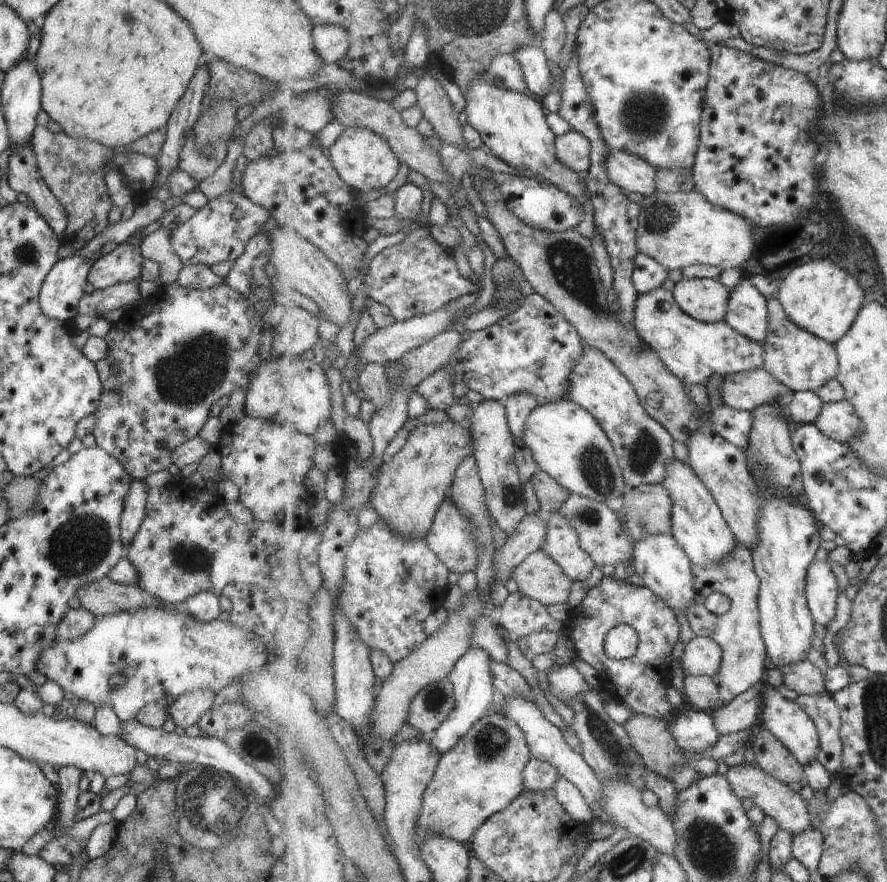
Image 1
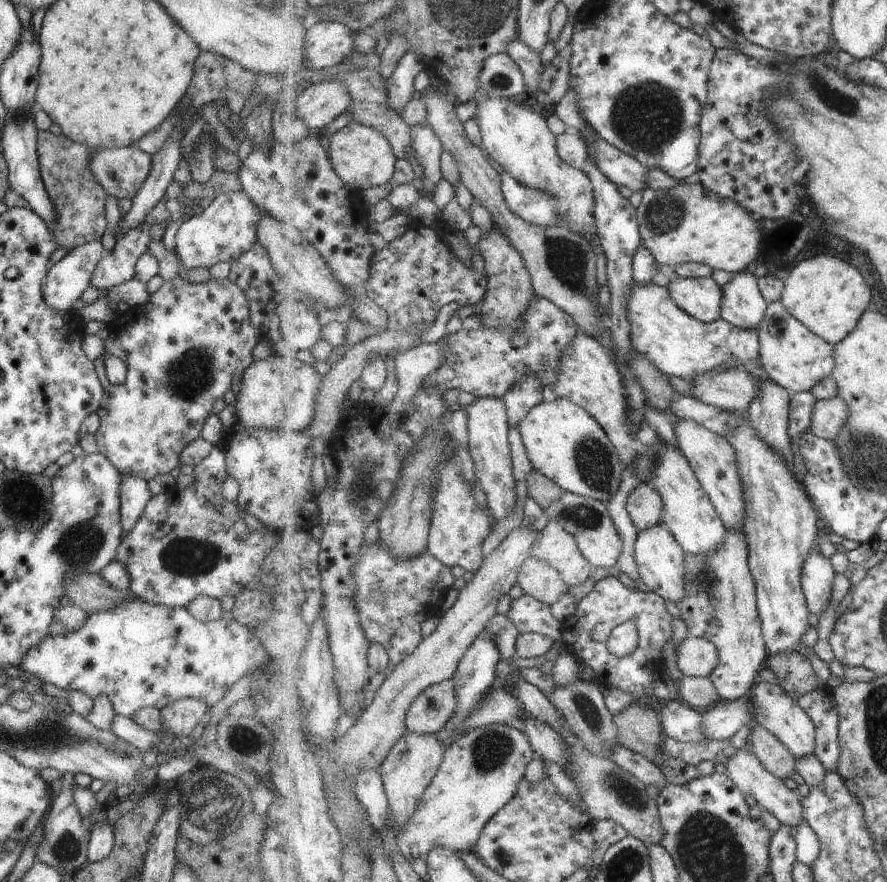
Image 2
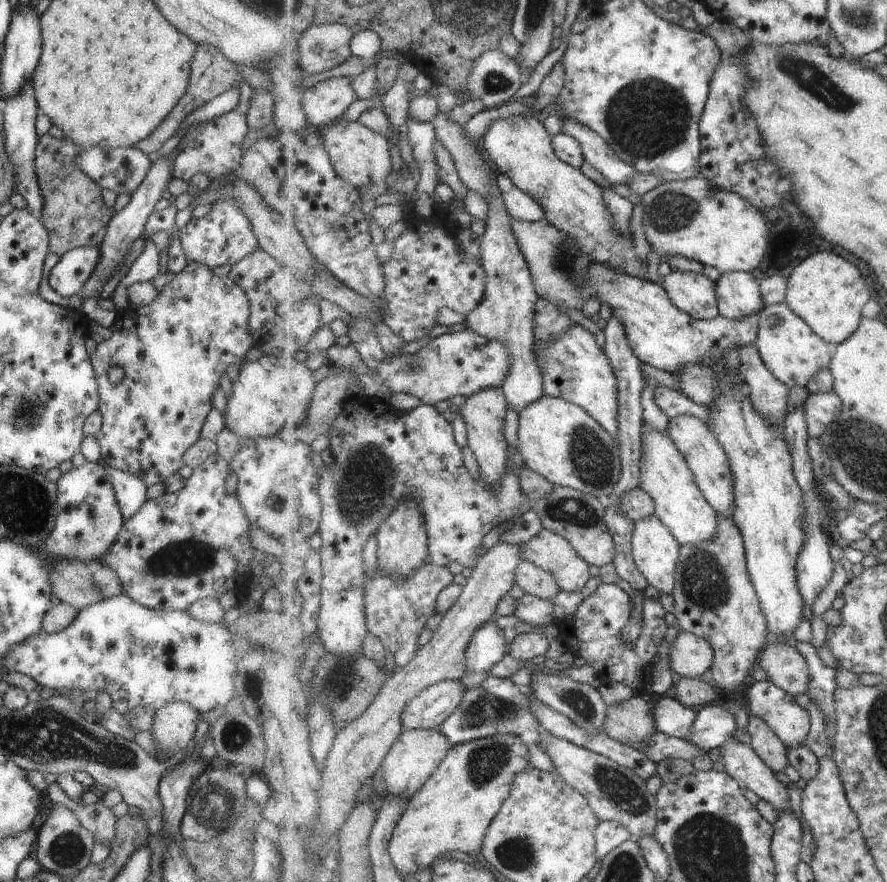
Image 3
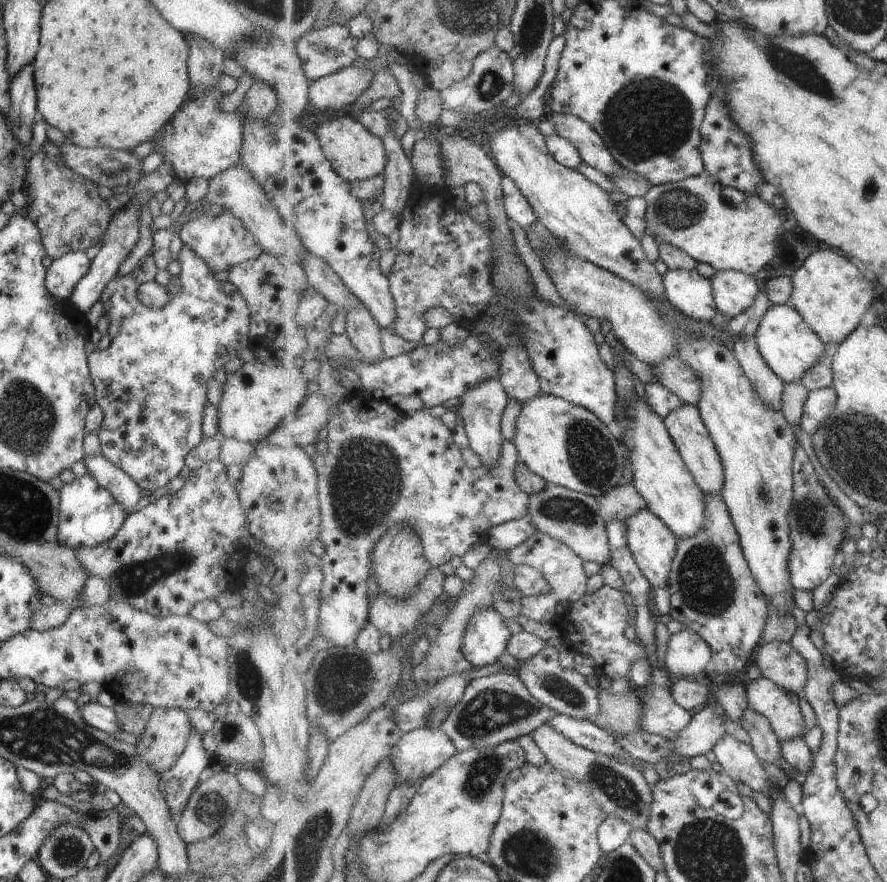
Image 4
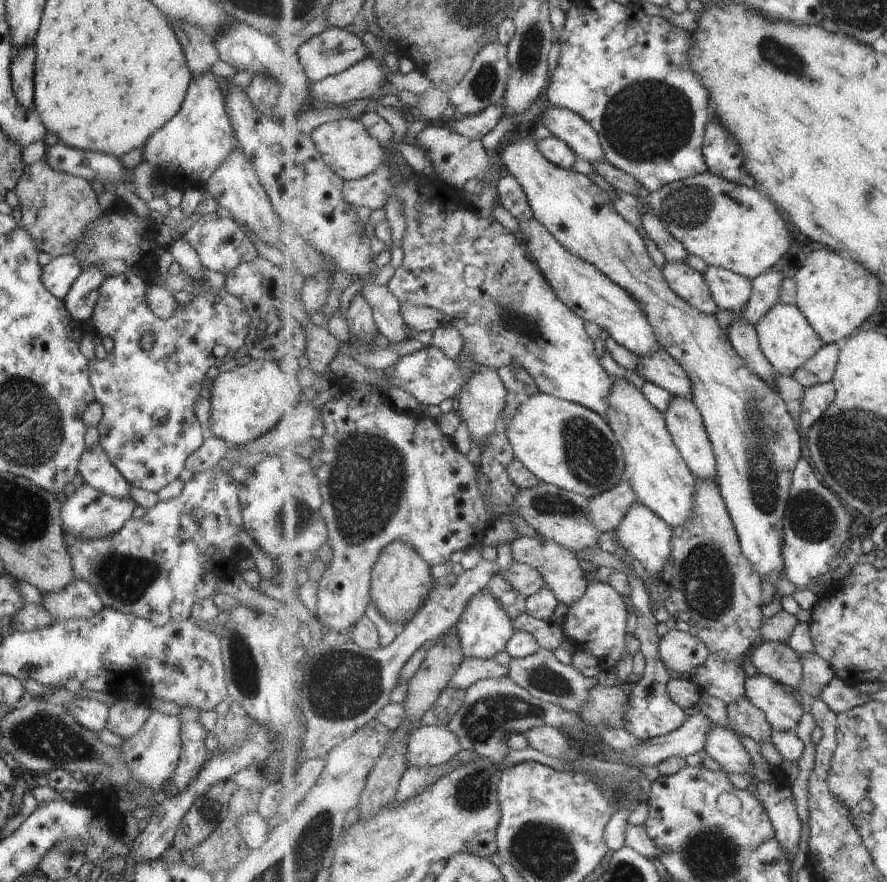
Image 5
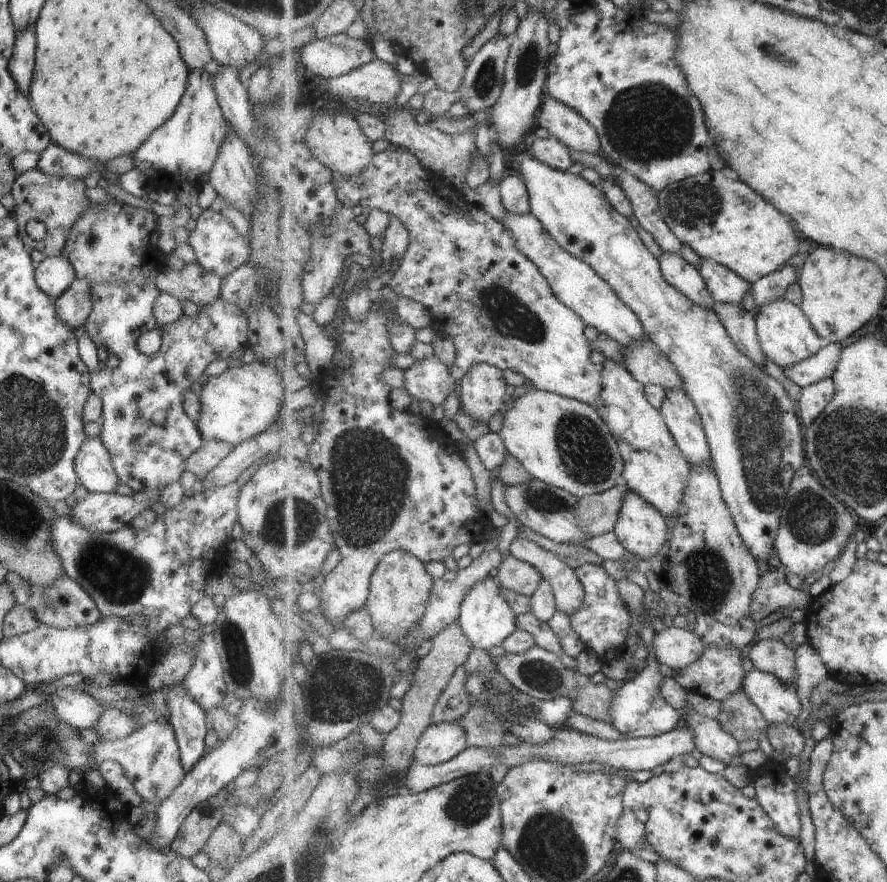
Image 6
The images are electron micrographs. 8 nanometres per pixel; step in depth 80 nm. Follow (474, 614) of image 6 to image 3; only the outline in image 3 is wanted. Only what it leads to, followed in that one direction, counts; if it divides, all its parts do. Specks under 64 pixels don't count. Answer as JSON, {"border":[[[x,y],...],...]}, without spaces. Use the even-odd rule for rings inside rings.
{"border":[[[495,620],[480,626],[466,650],[469,676],[461,680],[466,690],[478,687],[485,679],[491,677],[489,670],[495,664],[499,664],[499,660],[508,653],[507,637]]]}

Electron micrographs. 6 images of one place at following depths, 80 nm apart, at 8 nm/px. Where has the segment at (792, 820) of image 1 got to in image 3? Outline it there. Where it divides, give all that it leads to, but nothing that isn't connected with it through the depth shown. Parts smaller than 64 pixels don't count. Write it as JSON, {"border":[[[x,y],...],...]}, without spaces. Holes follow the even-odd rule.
{"border":[[[735,737],[726,740],[720,748],[723,766],[743,788],[753,791],[759,799],[773,805],[777,812],[791,811],[789,792],[777,778],[755,749],[738,741]]]}

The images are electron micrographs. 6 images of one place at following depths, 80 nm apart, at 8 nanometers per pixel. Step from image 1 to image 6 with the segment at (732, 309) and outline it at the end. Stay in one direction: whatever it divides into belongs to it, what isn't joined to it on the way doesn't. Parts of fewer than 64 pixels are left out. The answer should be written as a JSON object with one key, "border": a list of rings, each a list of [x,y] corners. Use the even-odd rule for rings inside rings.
{"border":[[[703,258],[698,270],[716,302],[741,304],[745,294],[752,290],[751,282],[713,260]]]}

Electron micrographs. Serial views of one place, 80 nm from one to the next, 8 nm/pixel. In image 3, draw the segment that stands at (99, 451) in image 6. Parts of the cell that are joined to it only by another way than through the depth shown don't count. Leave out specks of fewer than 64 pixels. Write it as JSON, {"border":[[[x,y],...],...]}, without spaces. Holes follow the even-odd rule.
{"border":[[[99,460],[107,480],[115,493],[116,503],[123,520],[129,518],[144,502],[147,485],[128,472],[107,466]]]}

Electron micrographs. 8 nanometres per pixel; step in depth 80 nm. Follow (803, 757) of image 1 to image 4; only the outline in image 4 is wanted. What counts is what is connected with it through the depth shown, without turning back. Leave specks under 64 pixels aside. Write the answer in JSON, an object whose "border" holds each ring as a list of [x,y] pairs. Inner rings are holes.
{"border":[[[763,676],[749,680],[747,687],[750,706],[769,719],[781,742],[805,736],[805,718],[799,708],[798,694]]]}

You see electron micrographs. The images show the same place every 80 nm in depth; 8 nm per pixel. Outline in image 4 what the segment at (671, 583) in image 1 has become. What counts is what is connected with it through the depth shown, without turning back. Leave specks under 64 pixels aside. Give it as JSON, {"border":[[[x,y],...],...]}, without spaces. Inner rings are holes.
{"border":[[[648,508],[640,510],[626,520],[628,530],[628,545],[641,567],[643,574],[652,585],[668,588],[672,564],[678,549],[678,536]]]}

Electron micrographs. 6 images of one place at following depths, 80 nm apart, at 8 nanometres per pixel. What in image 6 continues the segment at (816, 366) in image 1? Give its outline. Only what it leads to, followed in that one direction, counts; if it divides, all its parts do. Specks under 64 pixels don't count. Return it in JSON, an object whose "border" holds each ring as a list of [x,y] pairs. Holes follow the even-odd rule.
{"border":[[[787,299],[775,300],[763,306],[763,310],[755,313],[758,336],[764,354],[782,369],[791,368],[799,362],[815,357],[830,343],[815,331],[800,306],[788,302]]]}

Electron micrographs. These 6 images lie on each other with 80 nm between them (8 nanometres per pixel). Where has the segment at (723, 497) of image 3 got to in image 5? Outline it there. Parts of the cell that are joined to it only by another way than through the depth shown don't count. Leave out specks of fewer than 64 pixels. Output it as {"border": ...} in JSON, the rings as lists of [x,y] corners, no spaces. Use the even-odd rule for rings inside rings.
{"border":[[[674,396],[670,402],[667,412],[664,412],[667,428],[678,449],[682,451],[683,458],[692,470],[693,474],[699,479],[707,479],[716,482],[718,476],[718,458],[716,457],[713,443],[706,429],[702,411],[689,399]]]}

